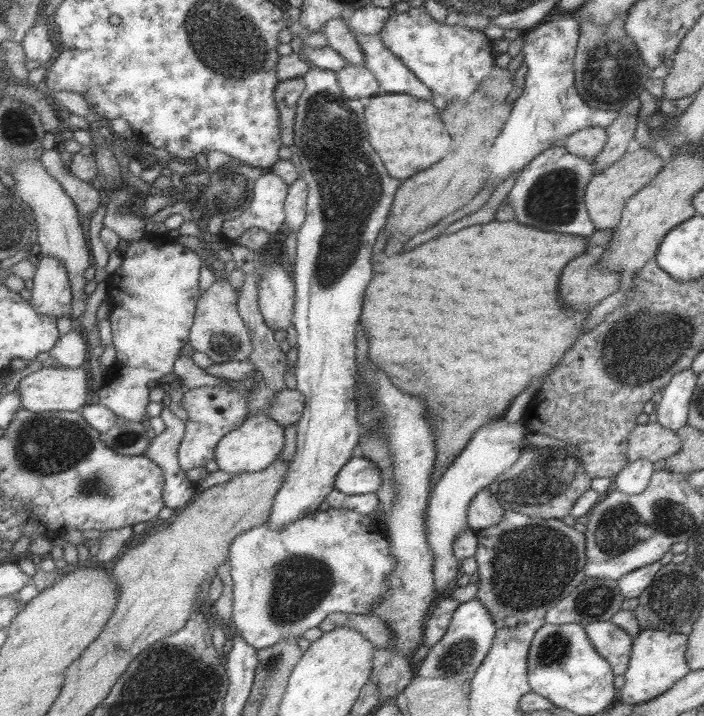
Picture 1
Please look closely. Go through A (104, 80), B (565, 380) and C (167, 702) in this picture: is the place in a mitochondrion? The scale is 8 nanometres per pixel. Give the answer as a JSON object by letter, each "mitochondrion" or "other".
{"A":"other","B":"other","C":"mitochondrion"}

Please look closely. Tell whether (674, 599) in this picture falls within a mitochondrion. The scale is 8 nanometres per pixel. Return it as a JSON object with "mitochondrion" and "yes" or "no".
{"mitochondrion":"yes"}

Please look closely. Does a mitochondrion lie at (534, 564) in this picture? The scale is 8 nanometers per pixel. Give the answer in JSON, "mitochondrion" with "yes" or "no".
{"mitochondrion":"yes"}

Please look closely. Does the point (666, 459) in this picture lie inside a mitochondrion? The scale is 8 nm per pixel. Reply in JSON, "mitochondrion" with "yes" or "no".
{"mitochondrion":"no"}

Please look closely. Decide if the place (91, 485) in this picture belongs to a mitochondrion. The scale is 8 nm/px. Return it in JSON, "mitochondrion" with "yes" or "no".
{"mitochondrion":"yes"}

